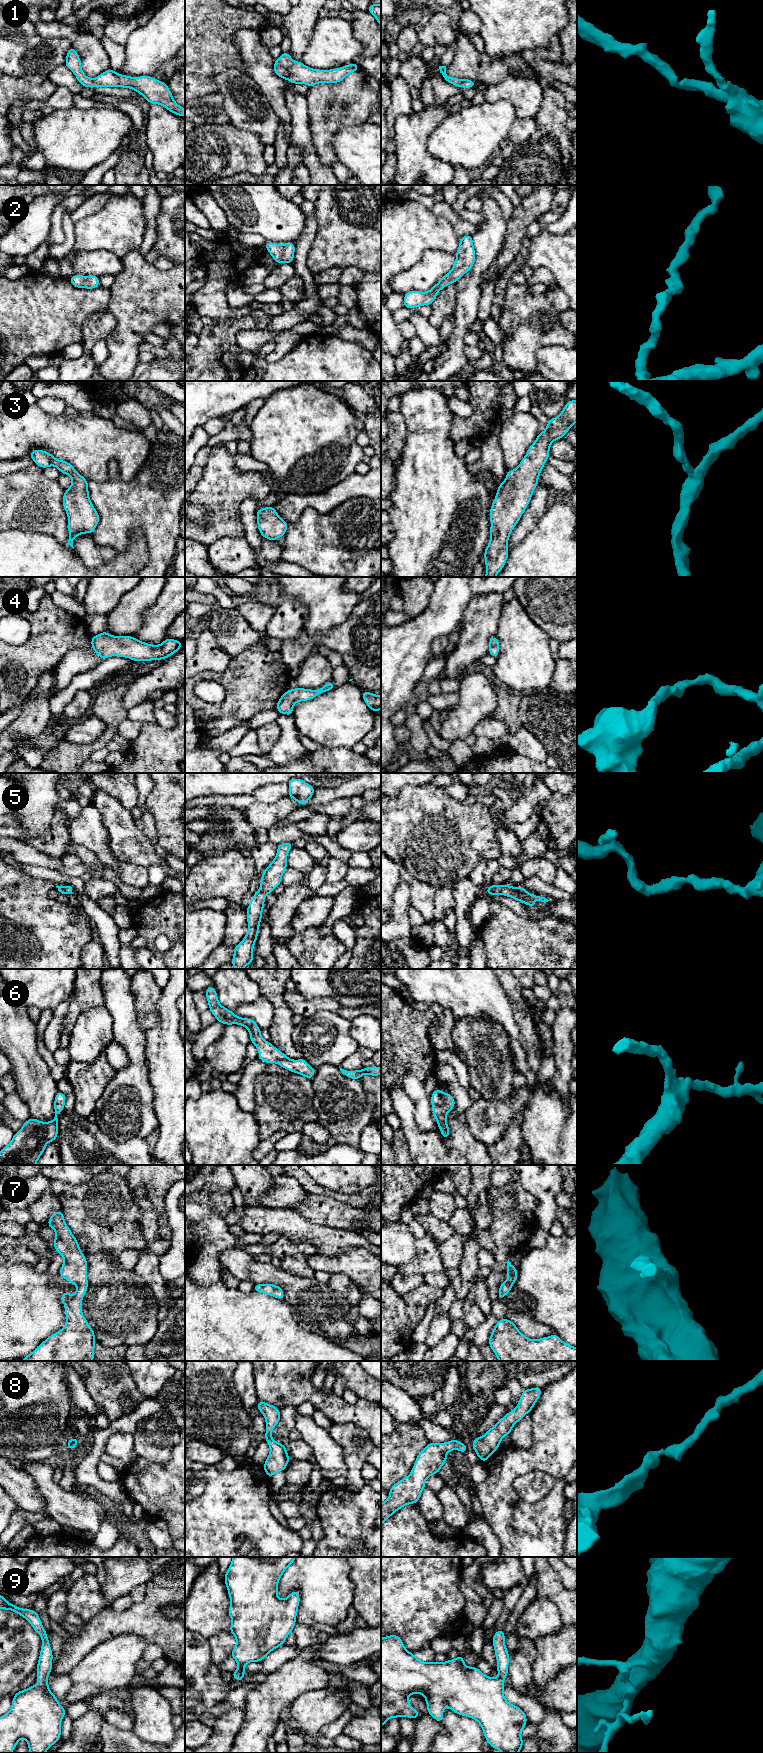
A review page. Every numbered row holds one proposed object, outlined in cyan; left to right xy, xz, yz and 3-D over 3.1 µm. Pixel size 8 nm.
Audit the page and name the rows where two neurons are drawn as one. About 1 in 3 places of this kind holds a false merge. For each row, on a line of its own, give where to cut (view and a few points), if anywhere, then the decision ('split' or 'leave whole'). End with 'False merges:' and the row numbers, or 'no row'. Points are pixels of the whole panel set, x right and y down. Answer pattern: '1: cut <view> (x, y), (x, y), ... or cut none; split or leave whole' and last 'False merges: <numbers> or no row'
1: cut none; leave whole
2: cut none; leave whole
3: cut none; leave whole
4: cut none; leave whole
5: cut none; leave whole
6: cut none; leave whole
7: cut none; leave whole
8: cut none; leave whole
9: cut none; leave whole
False merges: no row

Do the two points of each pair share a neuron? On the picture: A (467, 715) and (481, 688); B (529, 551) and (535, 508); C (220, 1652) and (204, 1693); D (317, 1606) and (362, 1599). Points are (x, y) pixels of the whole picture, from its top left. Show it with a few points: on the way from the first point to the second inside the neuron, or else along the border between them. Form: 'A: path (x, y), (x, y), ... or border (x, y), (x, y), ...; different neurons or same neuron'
A: path (472, 708), (477, 695); same neuron
B: border (546, 508), (546, 511), (534, 528), (517, 545); different neurons
C: border (207, 1642), (210, 1648), (210, 1660), (216, 1666); different neurons
D: border (349, 1577), (354, 1584), (352, 1606); different neurons

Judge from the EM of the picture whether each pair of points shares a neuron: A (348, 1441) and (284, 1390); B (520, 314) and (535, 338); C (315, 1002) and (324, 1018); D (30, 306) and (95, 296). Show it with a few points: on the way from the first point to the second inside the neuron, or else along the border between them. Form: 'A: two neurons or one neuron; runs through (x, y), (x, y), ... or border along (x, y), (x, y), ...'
A: two neurons; border along (332, 1423), (353, 1423), (355, 1425)
B: one neuron; runs through (526, 320), (529, 332)
C: two neurons; border along (335, 1011), (319, 1010), (303, 1018)
D: one neuron; runs through (46, 306), (74, 306), (79, 304)

